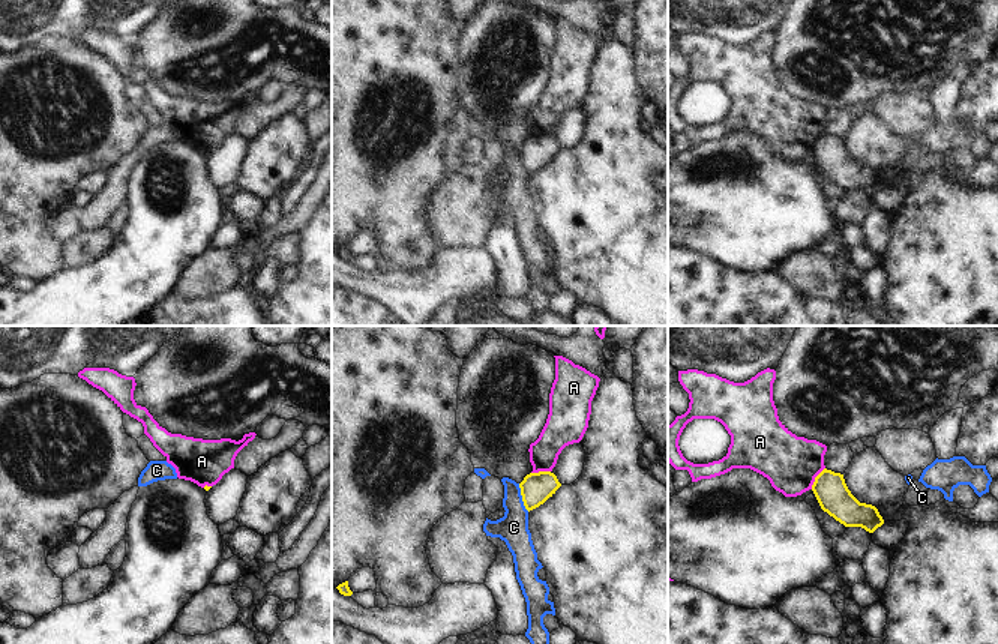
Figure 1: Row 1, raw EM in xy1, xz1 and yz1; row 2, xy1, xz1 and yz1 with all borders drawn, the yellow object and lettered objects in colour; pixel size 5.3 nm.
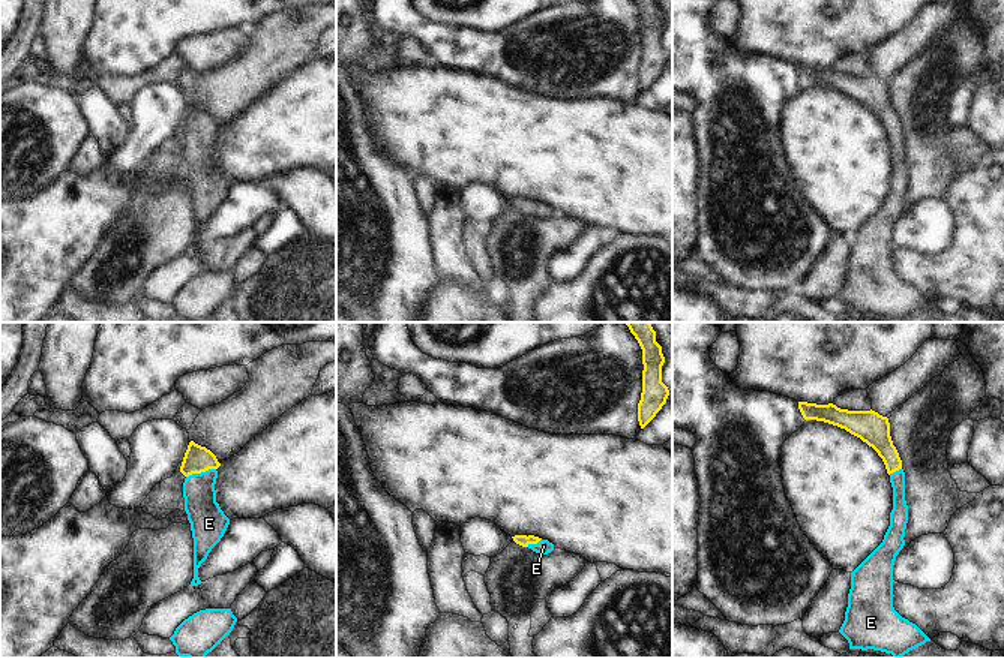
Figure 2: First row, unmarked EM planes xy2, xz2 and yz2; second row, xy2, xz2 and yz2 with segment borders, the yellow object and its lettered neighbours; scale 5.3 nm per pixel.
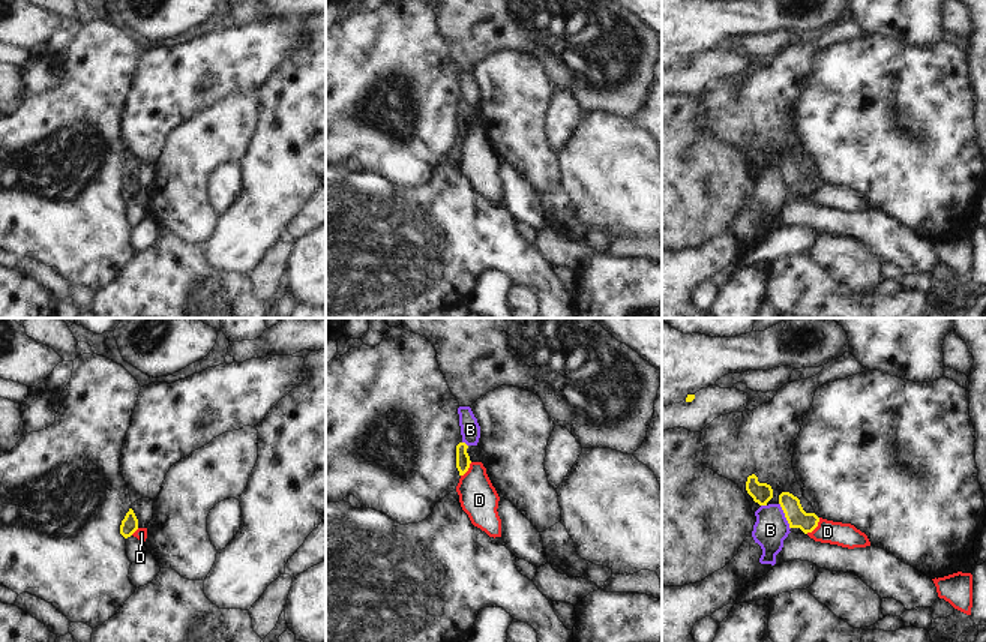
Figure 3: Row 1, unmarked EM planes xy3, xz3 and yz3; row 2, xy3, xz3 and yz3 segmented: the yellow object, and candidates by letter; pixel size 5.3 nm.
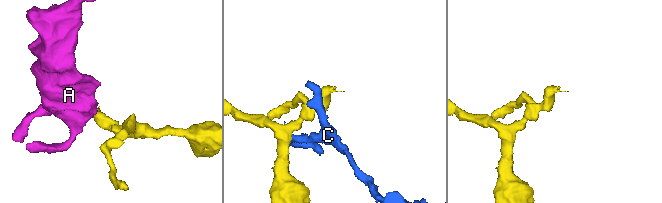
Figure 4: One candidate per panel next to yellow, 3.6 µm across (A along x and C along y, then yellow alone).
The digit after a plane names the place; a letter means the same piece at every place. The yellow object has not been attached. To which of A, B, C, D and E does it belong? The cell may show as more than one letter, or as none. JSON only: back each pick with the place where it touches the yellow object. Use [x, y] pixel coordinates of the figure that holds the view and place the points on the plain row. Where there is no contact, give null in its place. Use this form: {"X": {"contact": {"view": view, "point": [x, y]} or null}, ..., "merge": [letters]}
{"E": {"contact": {"view": "xy2", "point": [200, 137]}}, "merge": ["E"]}

